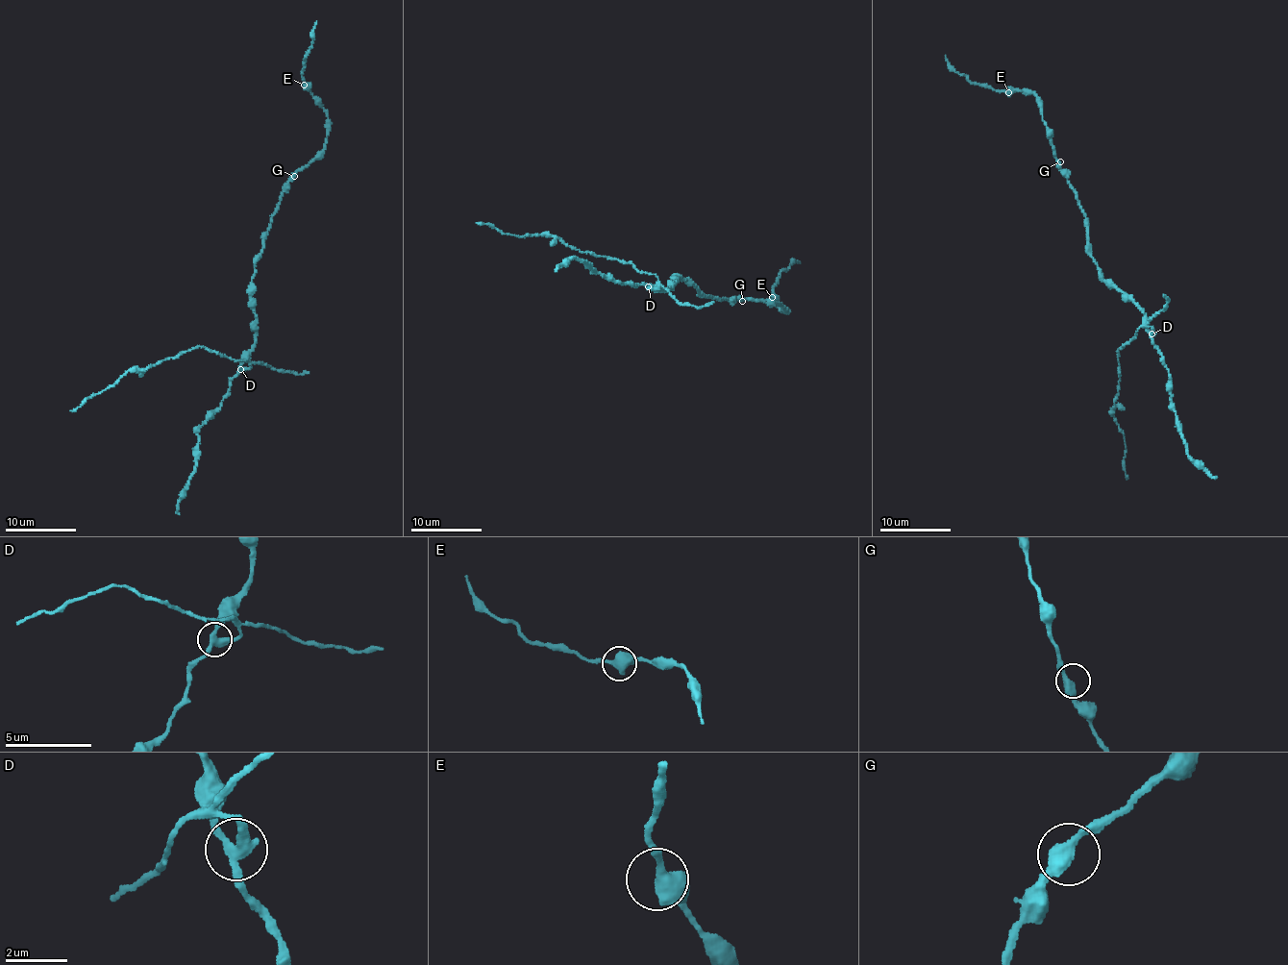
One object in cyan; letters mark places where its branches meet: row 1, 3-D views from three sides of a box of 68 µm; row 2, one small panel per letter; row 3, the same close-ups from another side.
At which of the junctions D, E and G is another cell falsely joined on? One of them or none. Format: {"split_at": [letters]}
{"split_at": ["D"]}

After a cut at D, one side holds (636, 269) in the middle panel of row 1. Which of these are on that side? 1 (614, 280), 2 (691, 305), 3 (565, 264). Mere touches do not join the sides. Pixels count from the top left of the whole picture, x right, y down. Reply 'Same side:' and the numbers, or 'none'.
Same side: 2

